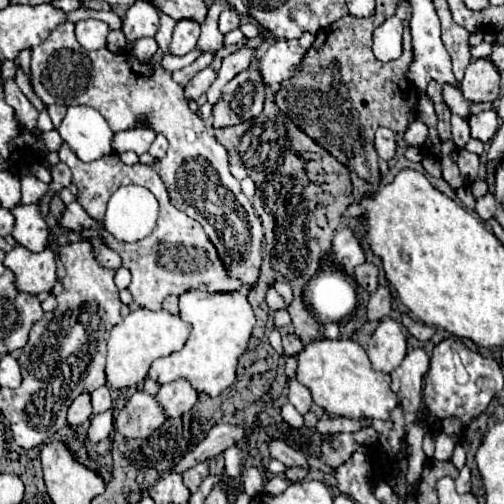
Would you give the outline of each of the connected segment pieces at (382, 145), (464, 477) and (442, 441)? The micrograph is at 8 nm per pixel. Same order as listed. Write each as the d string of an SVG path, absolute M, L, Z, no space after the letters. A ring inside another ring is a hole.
M378 128L376 140L374 140L376 152L384 162L390 162L396 156L396 134L388 128Z
M464 466L464 468L460 470L460 474L458 474L458 478L456 478L456 490L458 490L460 494L470 492L470 468L468 468L468 466Z
M442 432L436 436L436 452L434 454L438 456L438 460L448 460L452 456L456 444L458 444L458 436Z

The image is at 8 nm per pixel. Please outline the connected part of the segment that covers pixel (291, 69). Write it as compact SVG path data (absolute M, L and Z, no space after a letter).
M310 32L302 34L294 40L278 40L274 42L268 52L260 58L258 72L262 74L262 82L266 86L292 78L300 70L300 60L306 50L312 46L314 36Z

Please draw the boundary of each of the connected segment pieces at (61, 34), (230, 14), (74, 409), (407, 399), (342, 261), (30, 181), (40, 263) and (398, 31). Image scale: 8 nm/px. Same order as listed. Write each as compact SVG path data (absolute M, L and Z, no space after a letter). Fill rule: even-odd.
M162 14L162 26L154 36L160 50L148 64L140 64L132 54L112 54L108 48L96 52L84 50L74 38L74 24L62 22L42 44L32 48L32 88L48 106L62 102L62 106L86 104L96 108L114 132L138 128L144 118L146 128L164 134L169 144L167 154L160 161L154 161L151 167L162 178L170 202L202 224L218 256L226 262L230 276L252 288L260 274L260 252L252 244L252 226L248 222L248 218L252 218L252 204L240 190L240 182L228 170L226 148L214 138L208 124L188 108L182 86L172 82L170 74L158 68L160 58L168 54L170 34L172 18Z
M226 8L222 14L220 14L220 22L218 22L220 26L220 32L222 34L226 34L226 32L230 32L230 30L234 30L234 28L238 28L240 26L240 16L238 16L238 12L234 10L234 8Z
M82 392L78 398L74 398L74 402L70 404L68 410L68 424L72 426L80 426L82 422L88 422L92 418L92 406L90 406L90 394Z
M414 348L406 354L402 364L390 374L392 390L398 394L400 404L404 408L406 430L416 420L420 404L422 404L422 378L428 372L430 358L424 348Z
M340 228L334 236L334 252L338 268L346 274L352 274L354 268L362 262L366 262L366 252L362 248L362 242L352 232L352 228Z
M22 174L20 176L20 184L22 184L22 198L20 198L20 204L26 206L26 204L36 204L48 190L48 184L40 182L38 178L30 176L30 174Z
M14 246L4 258L4 266L12 270L18 292L50 292L56 284L56 262L48 248L44 252L32 254L24 246Z
M398 16L386 18L386 22L374 30L372 52L380 62L390 62L402 56L402 24Z

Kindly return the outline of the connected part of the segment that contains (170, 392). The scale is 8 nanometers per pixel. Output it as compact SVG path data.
M176 380L170 384L164 384L158 394L158 404L162 406L166 418L182 418L184 412L188 412L196 404L196 392L186 380Z

